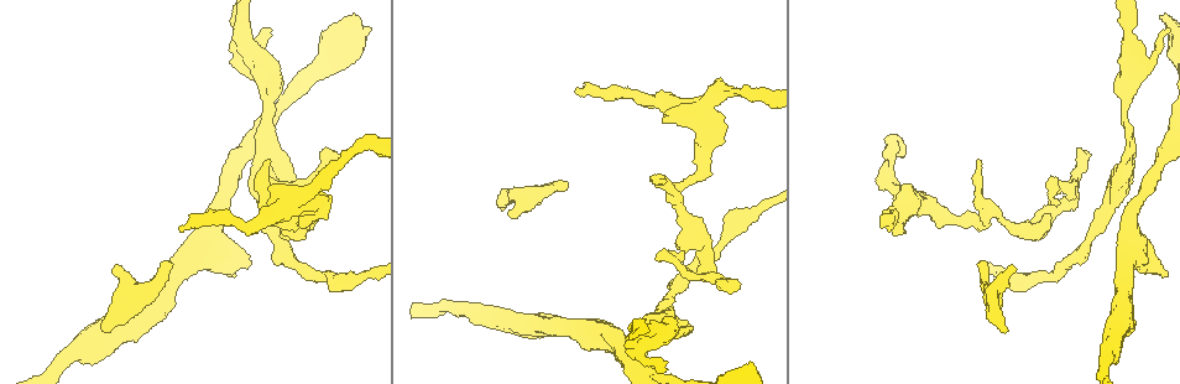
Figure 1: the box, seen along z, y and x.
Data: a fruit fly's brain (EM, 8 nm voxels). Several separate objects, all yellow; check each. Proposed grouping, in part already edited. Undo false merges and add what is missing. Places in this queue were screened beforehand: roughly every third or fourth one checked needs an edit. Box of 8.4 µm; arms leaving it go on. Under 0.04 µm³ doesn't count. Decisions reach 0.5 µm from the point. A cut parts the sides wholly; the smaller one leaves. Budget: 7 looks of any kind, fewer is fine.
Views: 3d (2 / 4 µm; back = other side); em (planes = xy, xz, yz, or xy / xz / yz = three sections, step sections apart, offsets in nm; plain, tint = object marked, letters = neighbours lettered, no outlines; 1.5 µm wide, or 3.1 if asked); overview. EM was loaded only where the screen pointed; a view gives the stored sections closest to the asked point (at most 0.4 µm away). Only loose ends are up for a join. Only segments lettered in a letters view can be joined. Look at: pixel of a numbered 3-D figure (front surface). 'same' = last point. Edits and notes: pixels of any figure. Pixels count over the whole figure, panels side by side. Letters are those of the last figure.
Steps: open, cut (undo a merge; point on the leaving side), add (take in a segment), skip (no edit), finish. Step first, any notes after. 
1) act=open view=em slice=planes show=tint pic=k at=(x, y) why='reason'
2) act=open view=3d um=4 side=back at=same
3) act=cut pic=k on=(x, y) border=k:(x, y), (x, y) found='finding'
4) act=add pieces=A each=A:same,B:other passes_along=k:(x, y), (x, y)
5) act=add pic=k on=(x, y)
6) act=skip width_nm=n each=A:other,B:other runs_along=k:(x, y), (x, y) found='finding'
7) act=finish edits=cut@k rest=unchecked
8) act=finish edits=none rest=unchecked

act=open view=em slice=xz step=8 show=letters pic=1 at=(663, 182)

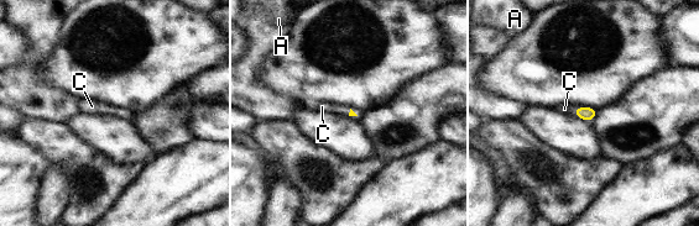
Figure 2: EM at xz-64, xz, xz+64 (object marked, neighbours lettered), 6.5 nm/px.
act=open view=em slice=yz step=8 show=letters at=same

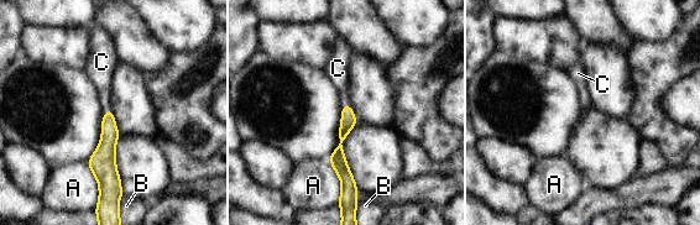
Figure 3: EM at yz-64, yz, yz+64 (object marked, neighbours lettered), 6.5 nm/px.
act=add pieces=C each=A:other,B:other,C:same passes_along=3:(348, 118), (345, 105), (338, 68) found='it goes on there'

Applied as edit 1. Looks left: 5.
act=open view=overview

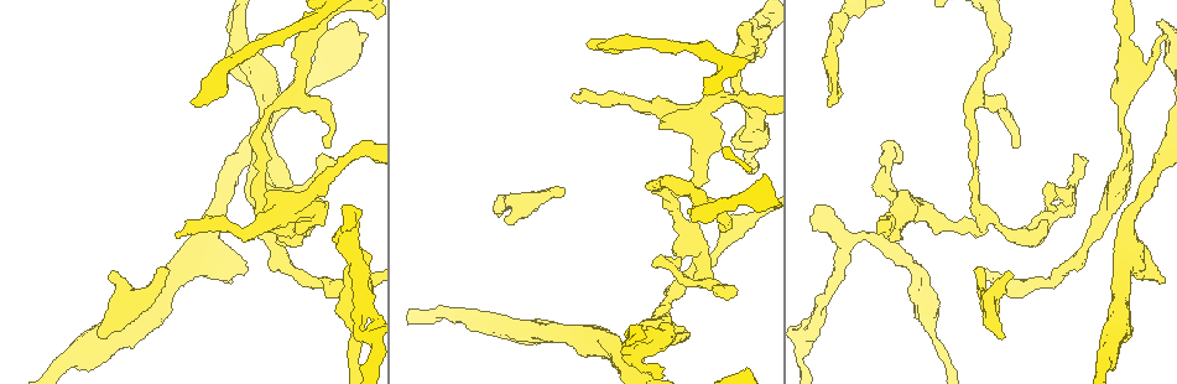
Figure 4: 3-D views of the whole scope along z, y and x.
act=open view=3d um=2 pic=4 at=(975, 270) why='free end'

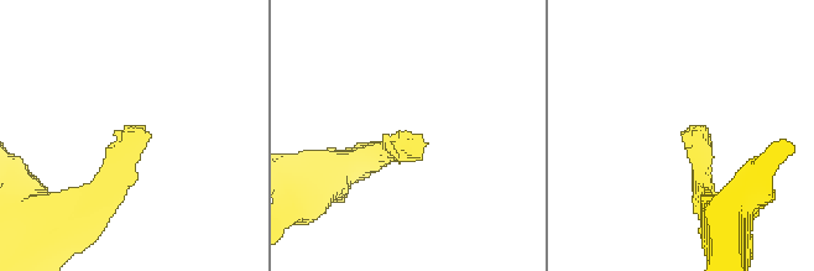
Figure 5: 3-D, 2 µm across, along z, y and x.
act=open view=em slice=xy step=4 show=letters pic=5 at=(684, 131)

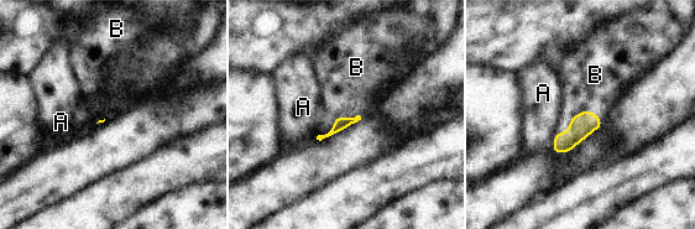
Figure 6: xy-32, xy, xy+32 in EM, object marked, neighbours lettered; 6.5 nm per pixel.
act=add pieces=B each=A:other,B:same passes_along=6:(581, 125), (576, 115), (592, 81) found='the neuron continues'

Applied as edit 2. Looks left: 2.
act=open view=em slice=planes show=tint pic=4 at=(886, 234) why='free end'

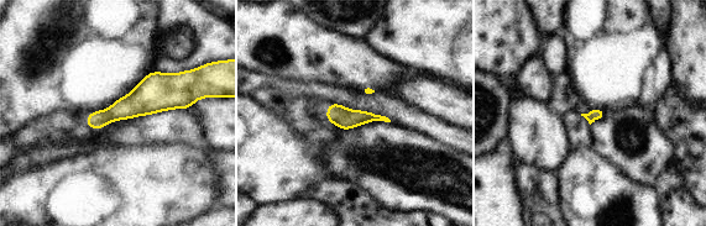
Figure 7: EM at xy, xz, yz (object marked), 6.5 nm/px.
act=open view=em slice=planes show=letters at=same

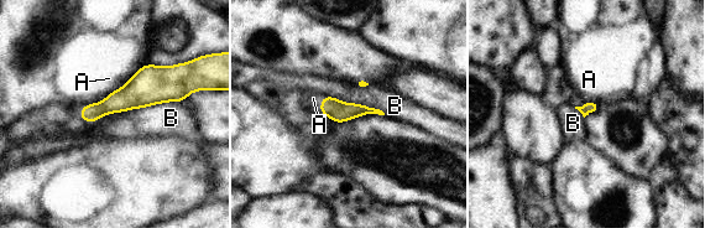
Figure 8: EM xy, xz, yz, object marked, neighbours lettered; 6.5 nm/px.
act=add pieces=A each=A:same,B:other passes_along=8:(146, 87), (109, 94), (109, 78) found='it goes on there'

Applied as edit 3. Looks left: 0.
act=finish edits=add@3,add@6,add@8 rest=unchecked

